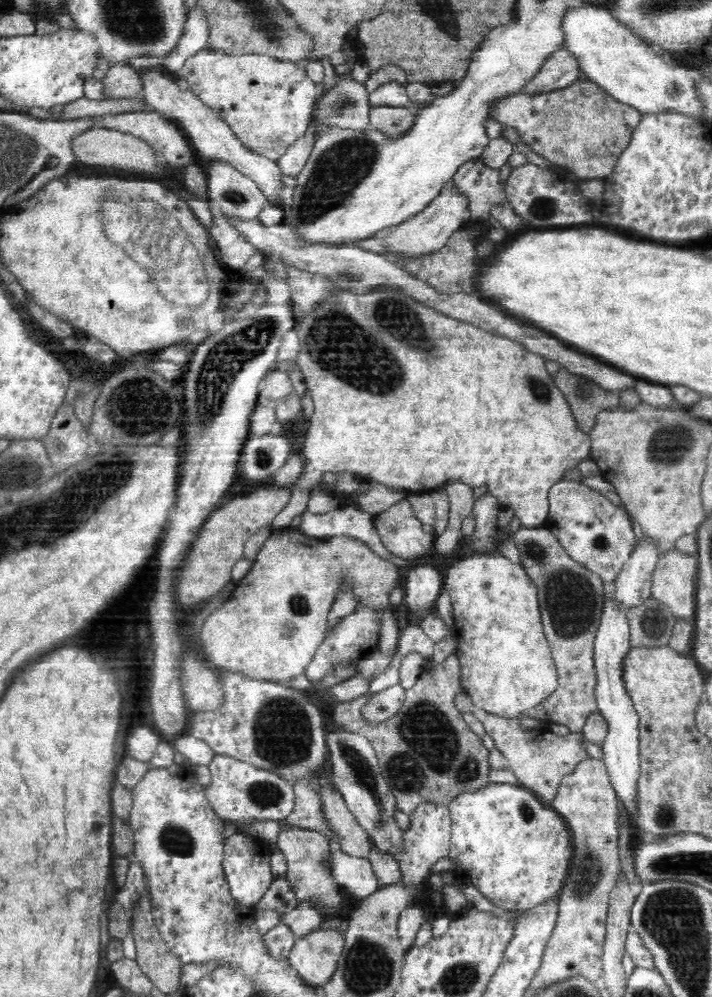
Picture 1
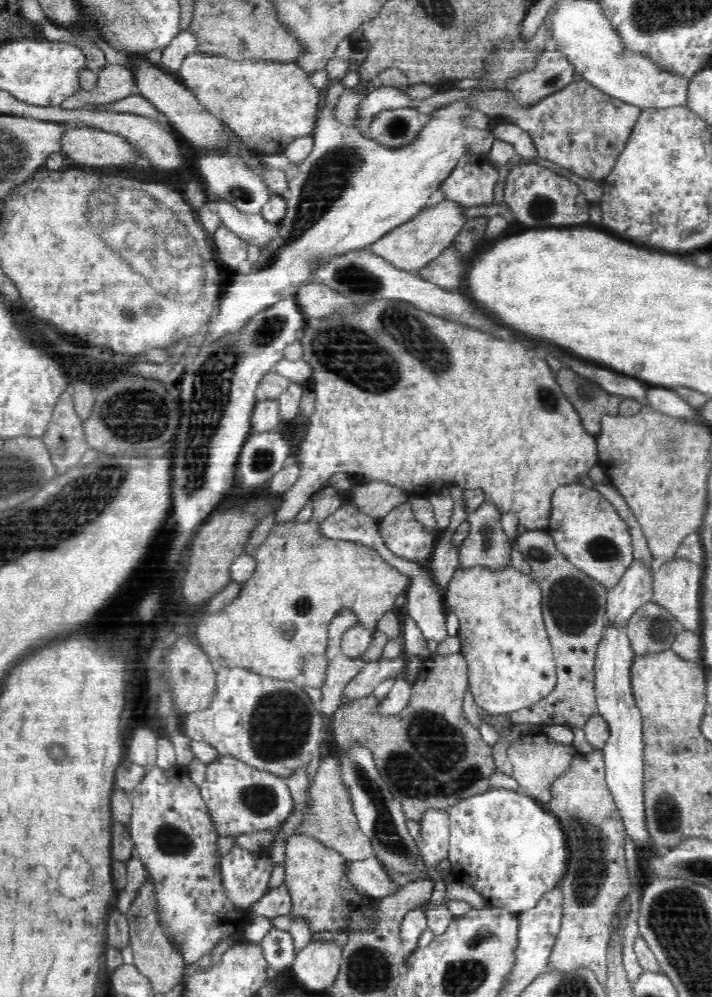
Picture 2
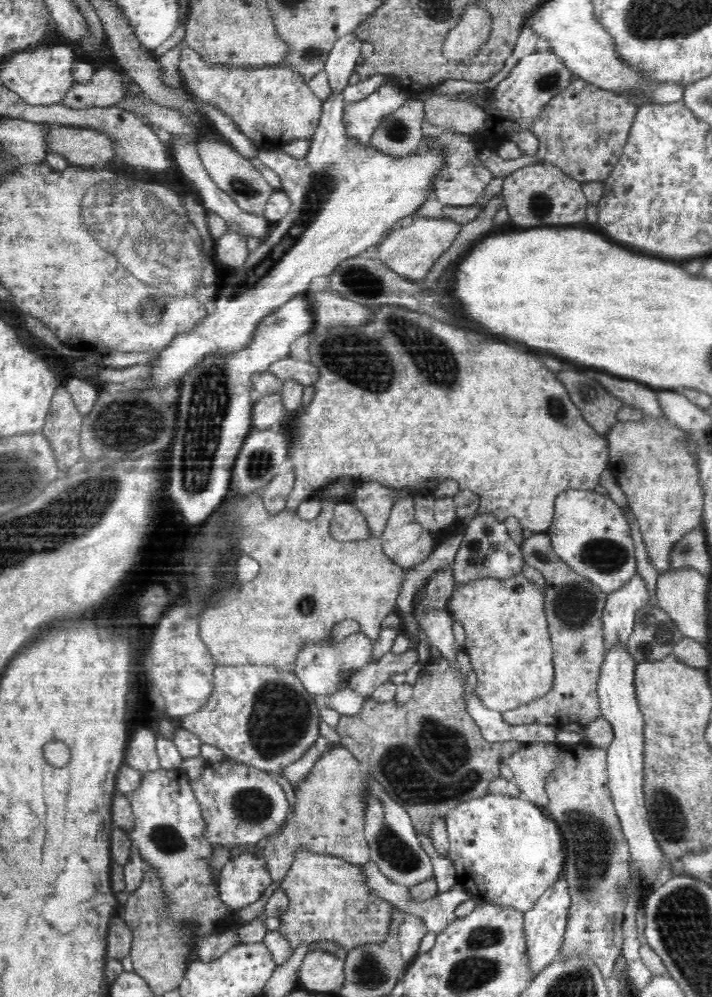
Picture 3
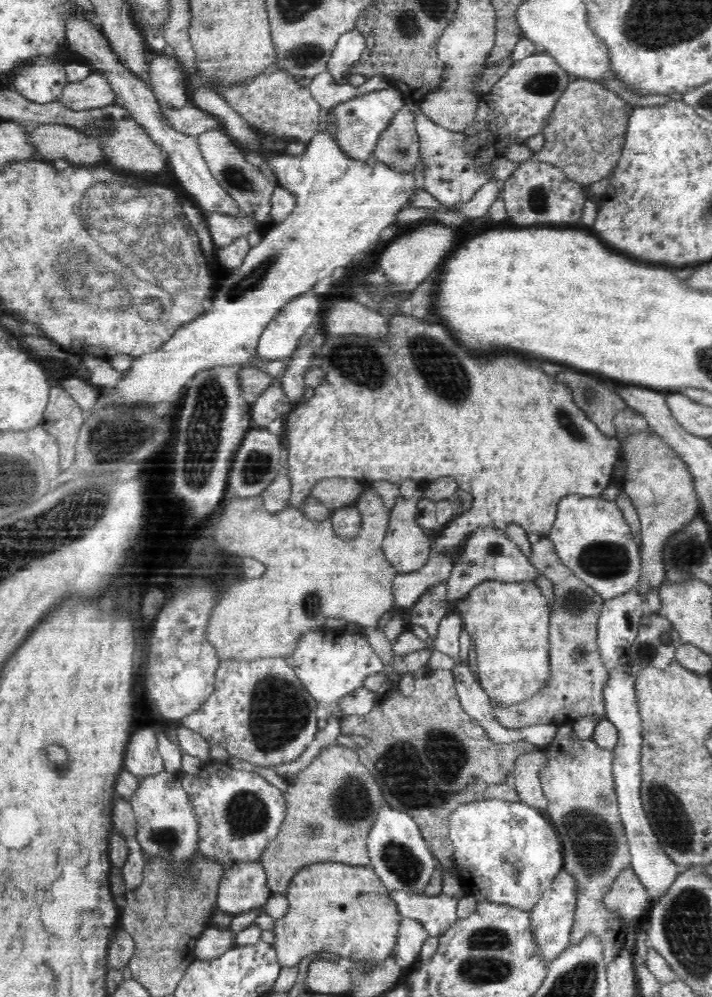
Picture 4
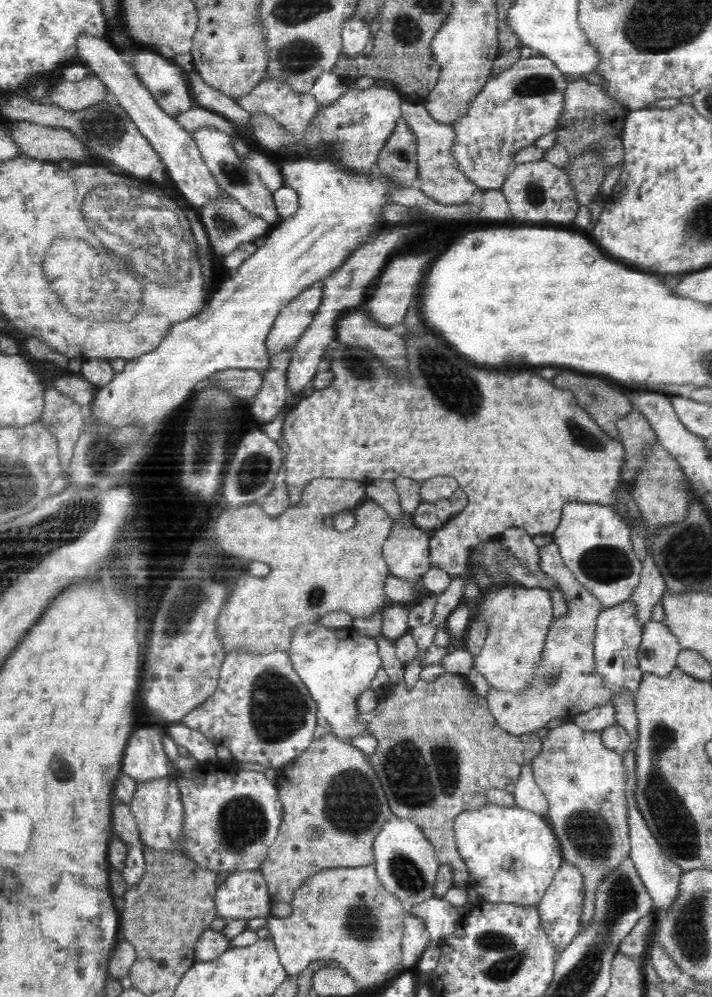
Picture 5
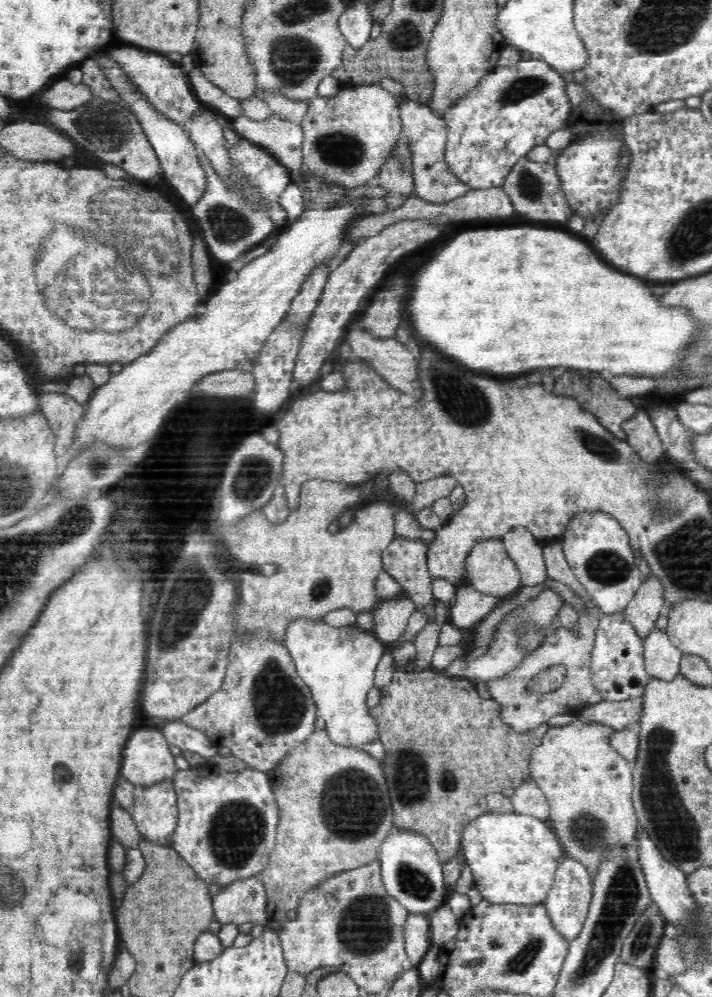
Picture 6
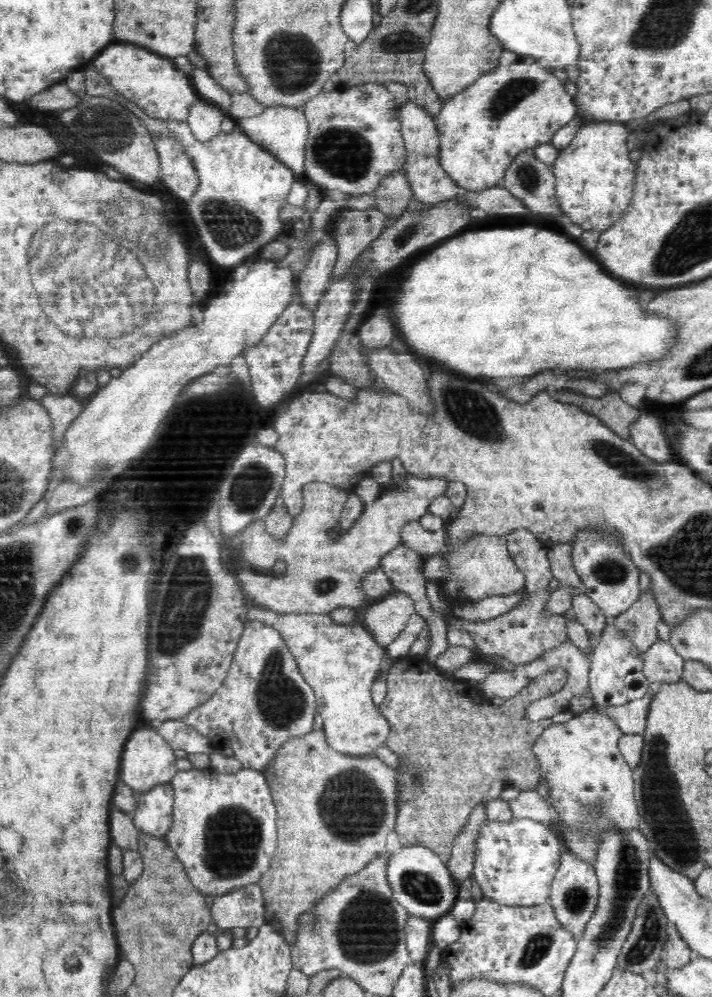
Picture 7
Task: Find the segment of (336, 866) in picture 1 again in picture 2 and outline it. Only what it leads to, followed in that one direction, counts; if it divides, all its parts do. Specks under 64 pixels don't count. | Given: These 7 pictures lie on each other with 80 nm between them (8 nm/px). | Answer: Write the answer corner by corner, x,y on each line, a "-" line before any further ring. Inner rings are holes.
376,856
359,860
359,862
347,861
348,879
358,887
358,891
374,899
391,895
401,887
390,880
378,862

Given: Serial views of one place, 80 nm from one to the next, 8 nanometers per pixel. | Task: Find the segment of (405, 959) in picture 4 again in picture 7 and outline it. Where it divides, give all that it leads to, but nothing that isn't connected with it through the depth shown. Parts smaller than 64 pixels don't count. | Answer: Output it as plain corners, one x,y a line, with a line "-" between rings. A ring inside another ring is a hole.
412,916
408,918
405,924
406,944
411,956
412,963
418,961
425,961
432,946
433,921
419,916

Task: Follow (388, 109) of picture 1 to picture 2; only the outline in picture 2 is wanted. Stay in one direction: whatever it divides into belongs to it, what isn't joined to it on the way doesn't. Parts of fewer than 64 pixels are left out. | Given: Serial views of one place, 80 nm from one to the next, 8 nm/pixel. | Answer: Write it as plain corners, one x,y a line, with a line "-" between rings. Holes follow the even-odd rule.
408,107
384,111
374,118
366,134
382,146
402,148
415,141
428,119
429,115

